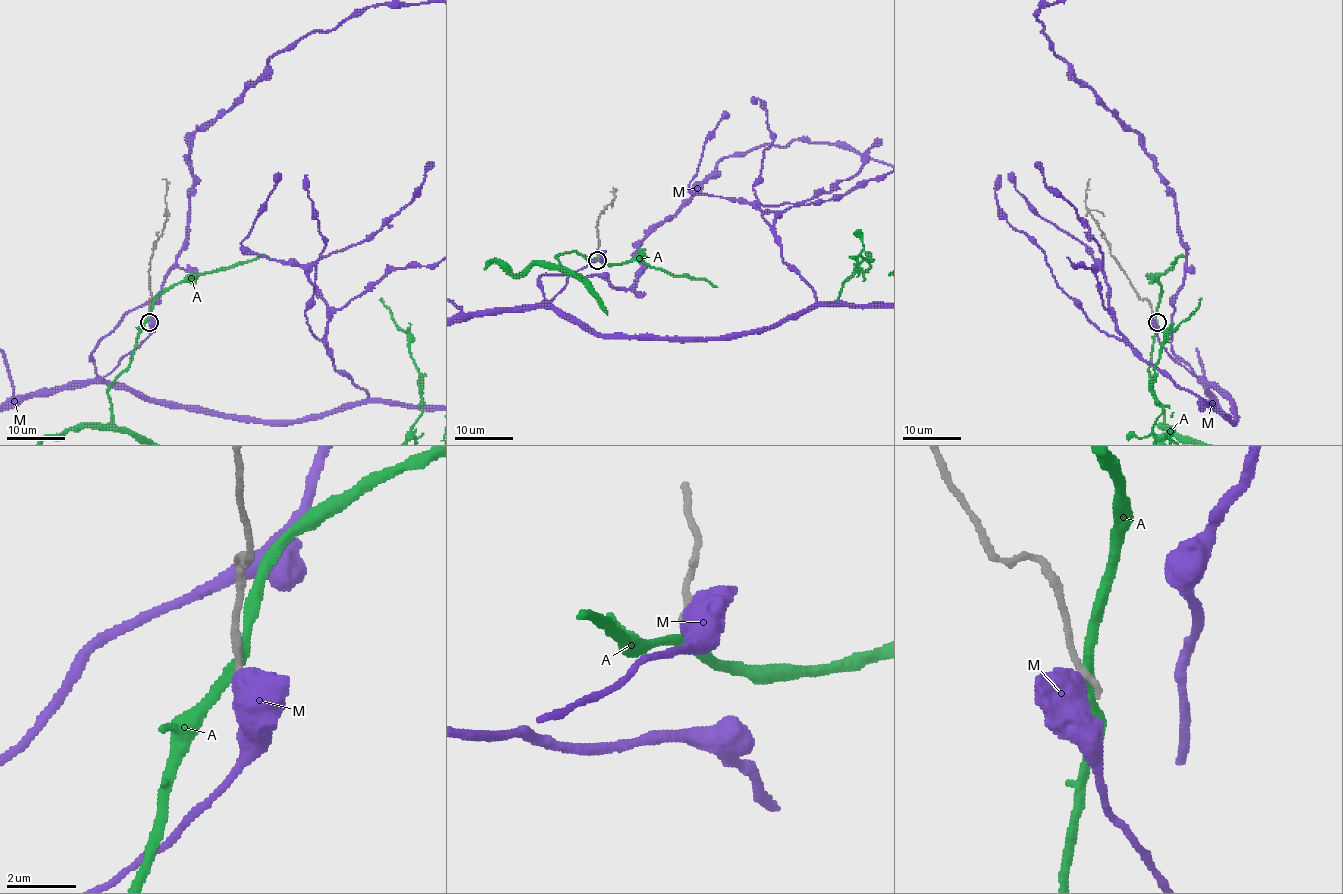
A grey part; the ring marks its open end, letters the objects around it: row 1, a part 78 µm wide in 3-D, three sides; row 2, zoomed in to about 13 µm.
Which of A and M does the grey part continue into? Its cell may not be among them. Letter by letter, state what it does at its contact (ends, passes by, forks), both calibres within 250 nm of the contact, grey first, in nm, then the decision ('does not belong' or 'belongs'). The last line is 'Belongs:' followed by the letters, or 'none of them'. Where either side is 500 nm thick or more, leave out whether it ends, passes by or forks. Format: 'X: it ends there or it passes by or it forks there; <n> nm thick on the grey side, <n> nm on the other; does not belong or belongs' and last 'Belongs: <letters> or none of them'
A: it passes by; 240 nm thick on the grey side, 280 nm on the other; does not belong
M: 240 nm thick on the grey side, 700 nm on the other; does not belong
Belongs: none of them

